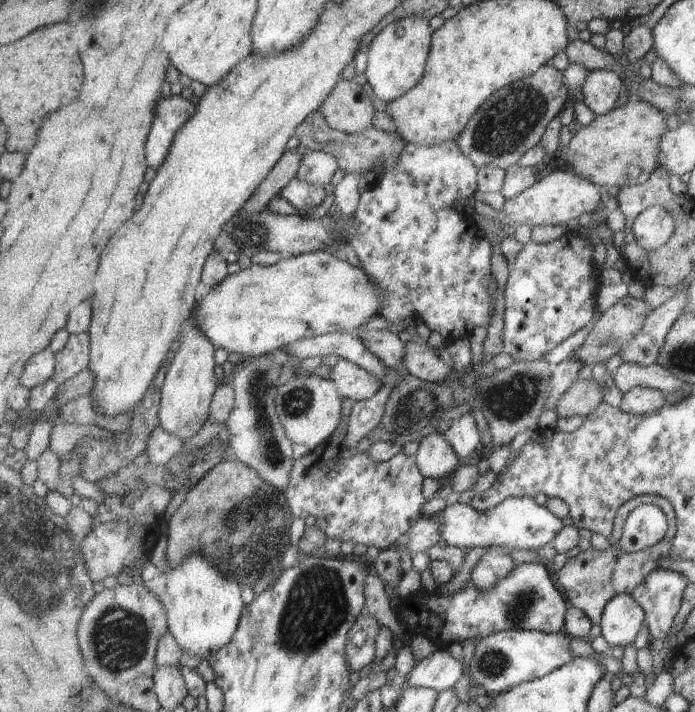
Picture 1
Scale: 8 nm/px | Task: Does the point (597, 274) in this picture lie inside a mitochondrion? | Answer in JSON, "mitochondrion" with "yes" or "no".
{"mitochondrion":"no"}

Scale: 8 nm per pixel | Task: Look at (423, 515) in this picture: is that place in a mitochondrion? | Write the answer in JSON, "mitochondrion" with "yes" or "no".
{"mitochondrion":"no"}

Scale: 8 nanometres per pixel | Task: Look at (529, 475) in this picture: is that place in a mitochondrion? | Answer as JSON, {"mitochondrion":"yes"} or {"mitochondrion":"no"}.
{"mitochondrion":"no"}

